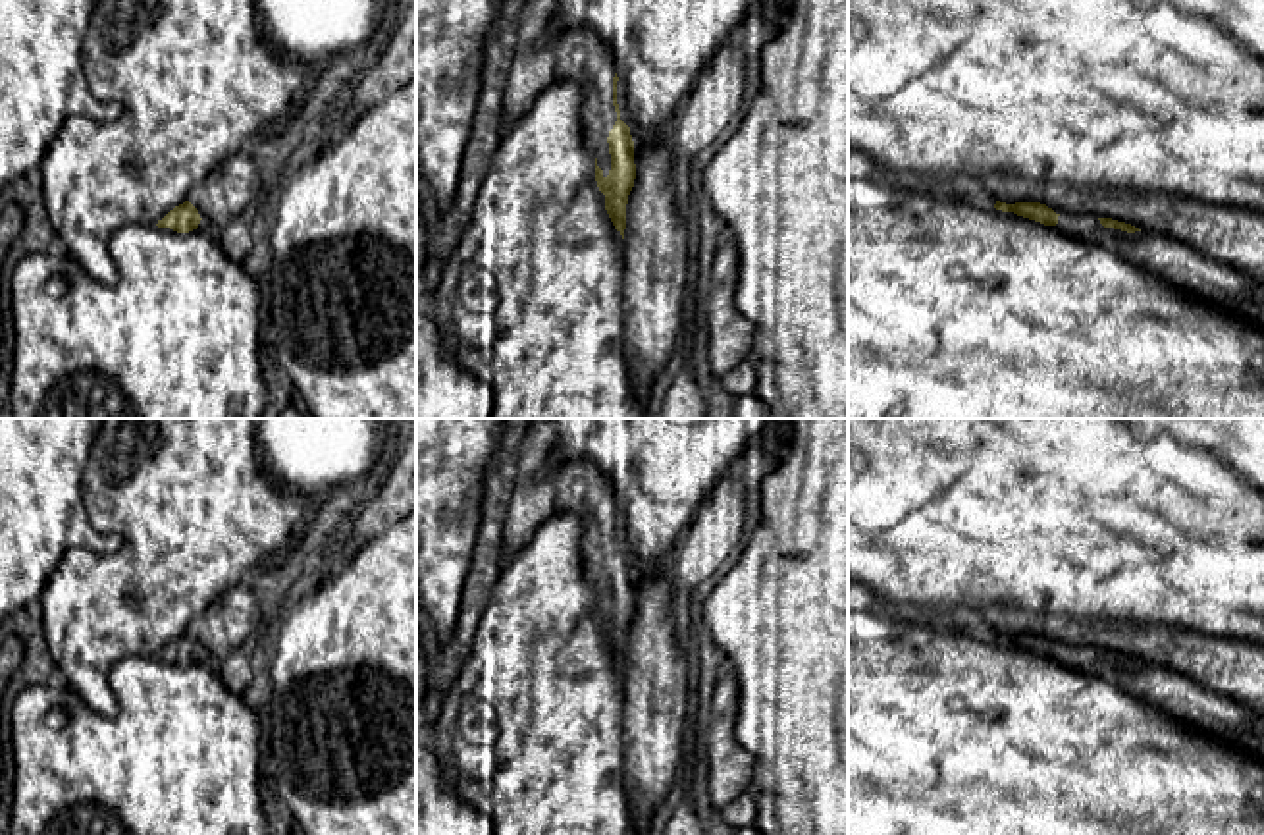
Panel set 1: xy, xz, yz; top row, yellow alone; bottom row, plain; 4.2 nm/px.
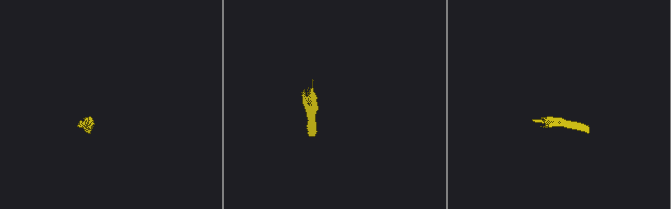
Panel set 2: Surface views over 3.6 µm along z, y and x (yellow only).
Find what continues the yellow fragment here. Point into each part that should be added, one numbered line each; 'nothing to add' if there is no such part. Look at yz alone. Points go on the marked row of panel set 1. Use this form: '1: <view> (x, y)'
1: yz (1205, 278)

